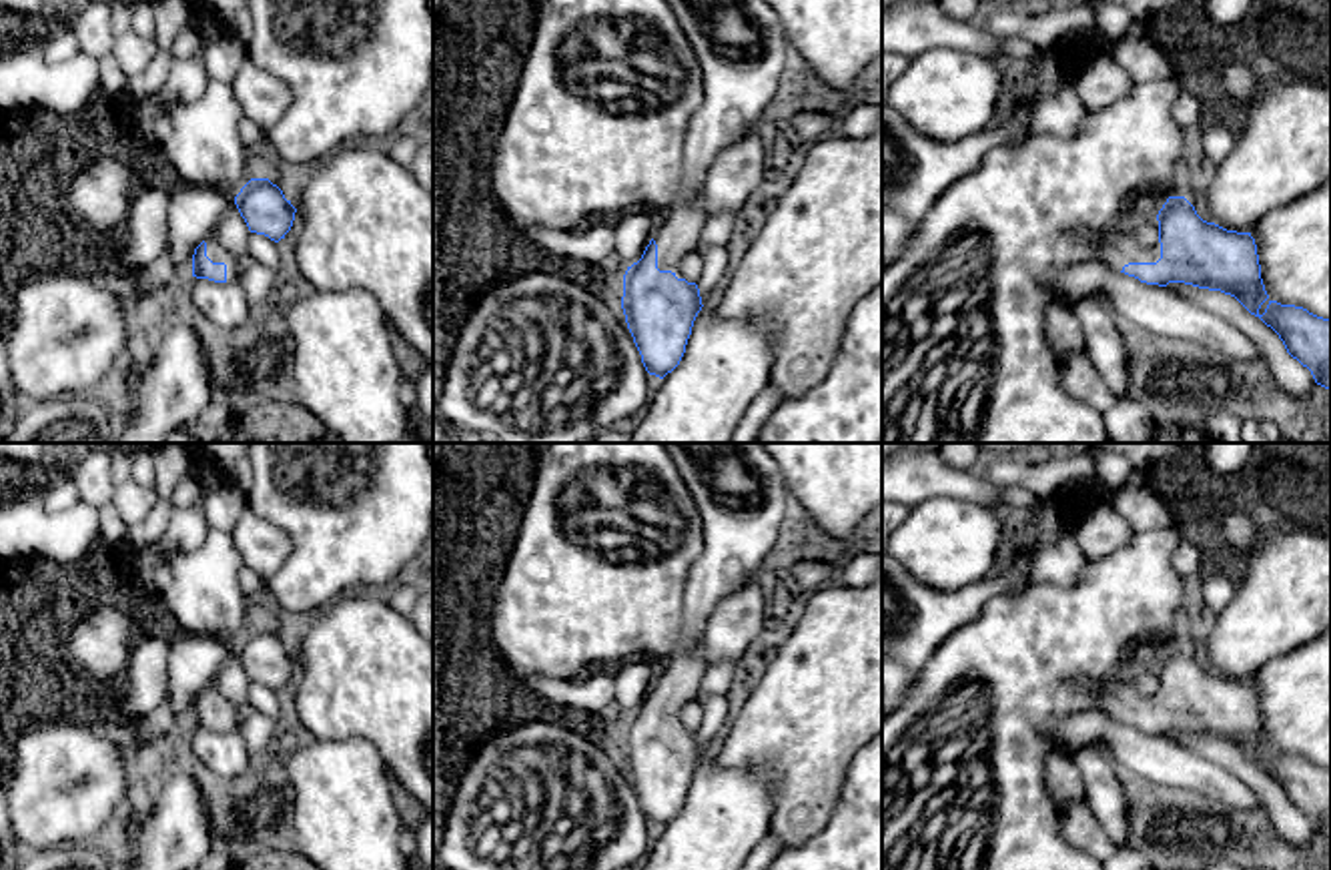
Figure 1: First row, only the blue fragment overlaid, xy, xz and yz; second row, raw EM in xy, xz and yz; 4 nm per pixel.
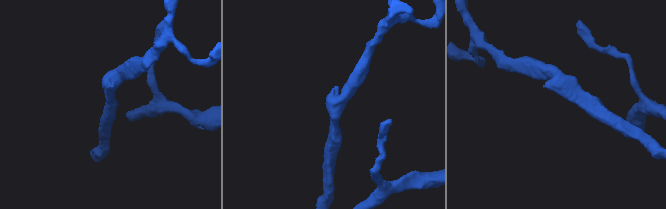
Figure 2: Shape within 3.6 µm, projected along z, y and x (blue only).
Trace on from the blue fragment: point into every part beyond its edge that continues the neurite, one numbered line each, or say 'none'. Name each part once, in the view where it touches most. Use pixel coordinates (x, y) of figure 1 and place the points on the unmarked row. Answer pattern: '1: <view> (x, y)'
1: yz (1117, 694)

